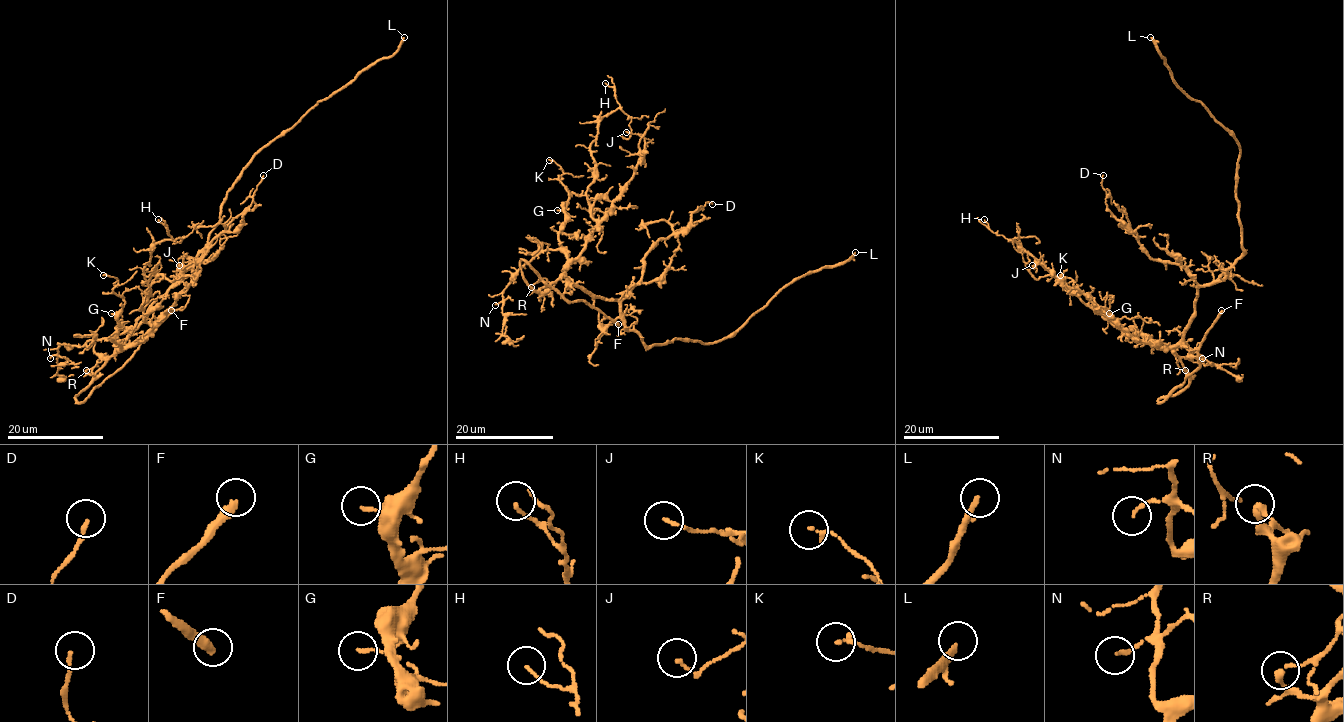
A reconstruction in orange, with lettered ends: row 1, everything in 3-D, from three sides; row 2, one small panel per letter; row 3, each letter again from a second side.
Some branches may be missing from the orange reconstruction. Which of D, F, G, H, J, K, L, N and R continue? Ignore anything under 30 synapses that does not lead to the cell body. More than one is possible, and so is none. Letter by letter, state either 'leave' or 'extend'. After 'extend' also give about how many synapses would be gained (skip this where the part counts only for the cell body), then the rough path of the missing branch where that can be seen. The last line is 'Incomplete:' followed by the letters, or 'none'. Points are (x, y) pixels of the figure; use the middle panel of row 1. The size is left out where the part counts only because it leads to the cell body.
D: leave
F: extend; course (618, 324), (606, 333)
G: leave
H: leave
J: leave
K: leave
L: extend; 140 synapses
N: leave
R: leave
Incomplete: F, L

